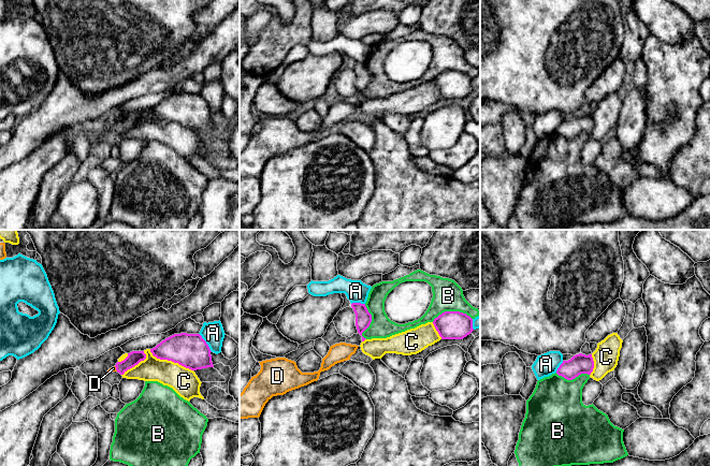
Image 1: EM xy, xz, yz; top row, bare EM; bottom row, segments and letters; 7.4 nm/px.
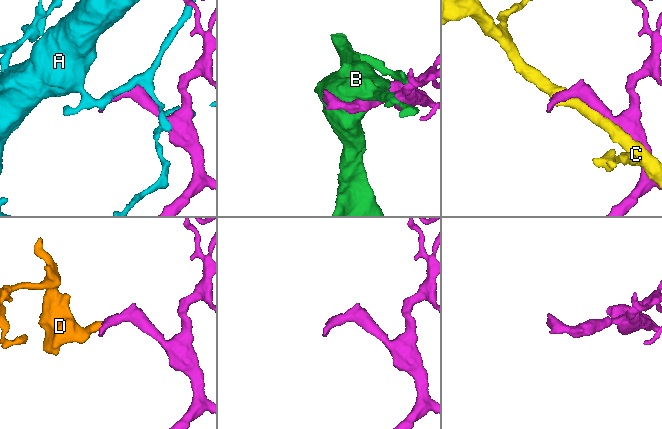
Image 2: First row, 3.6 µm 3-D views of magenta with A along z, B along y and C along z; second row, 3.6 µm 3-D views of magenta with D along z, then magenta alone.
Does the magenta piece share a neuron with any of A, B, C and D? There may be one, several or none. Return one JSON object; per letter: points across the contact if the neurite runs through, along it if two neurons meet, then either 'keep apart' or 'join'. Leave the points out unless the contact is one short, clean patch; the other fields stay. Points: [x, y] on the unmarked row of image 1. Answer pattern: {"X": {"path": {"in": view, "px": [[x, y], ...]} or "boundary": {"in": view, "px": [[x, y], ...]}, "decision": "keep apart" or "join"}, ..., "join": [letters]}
{"A": {"decision": "keep apart"}, "B": {"decision": "keep apart"}, "C": {"decision": "keep apart"}, "D": {"path": {"in": "xy", "px": [[134, 117], [116, 128], [113, 128]]}, "decision": "join"}, "join": ["D"]}

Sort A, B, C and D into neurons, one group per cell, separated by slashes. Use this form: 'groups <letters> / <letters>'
groups A / B / C / D

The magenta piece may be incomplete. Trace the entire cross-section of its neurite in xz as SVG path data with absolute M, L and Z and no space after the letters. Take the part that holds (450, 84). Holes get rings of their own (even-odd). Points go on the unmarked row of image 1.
M445 71L433 84L441 99L463 99L474 90L473 78L460 71Z

